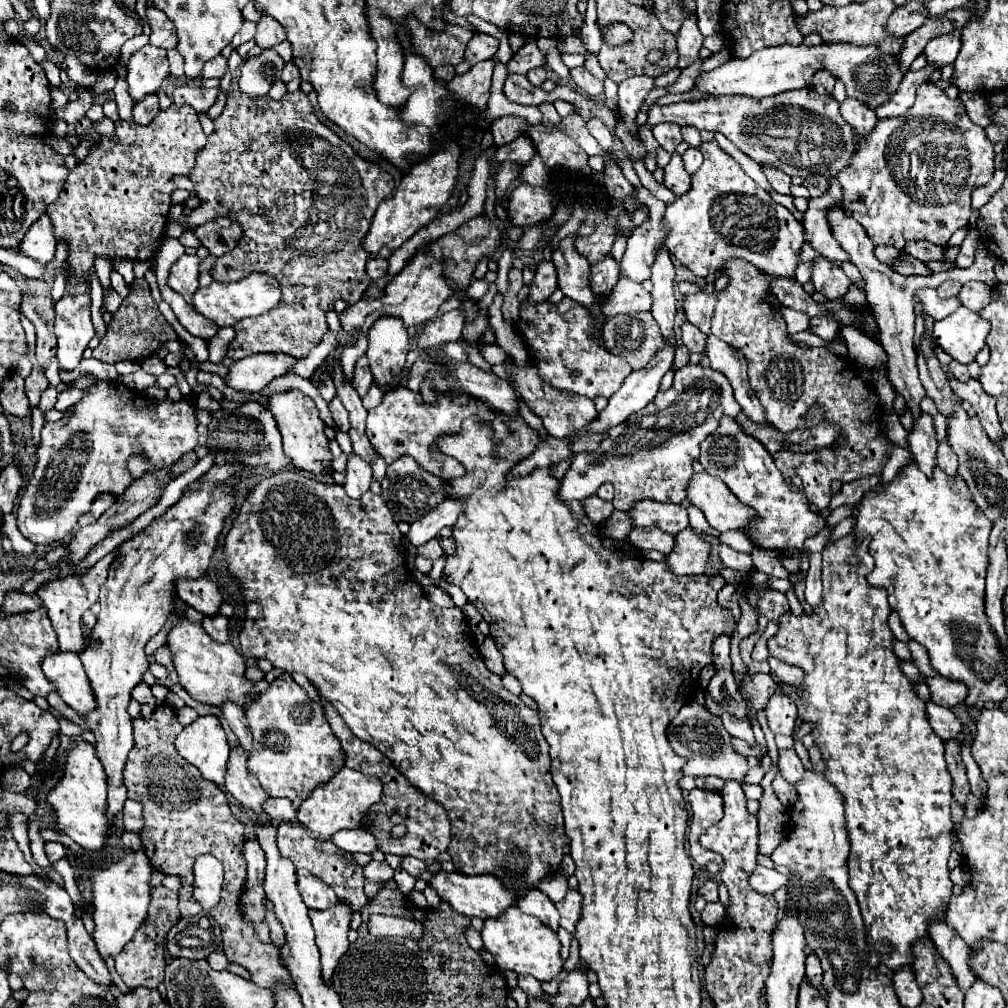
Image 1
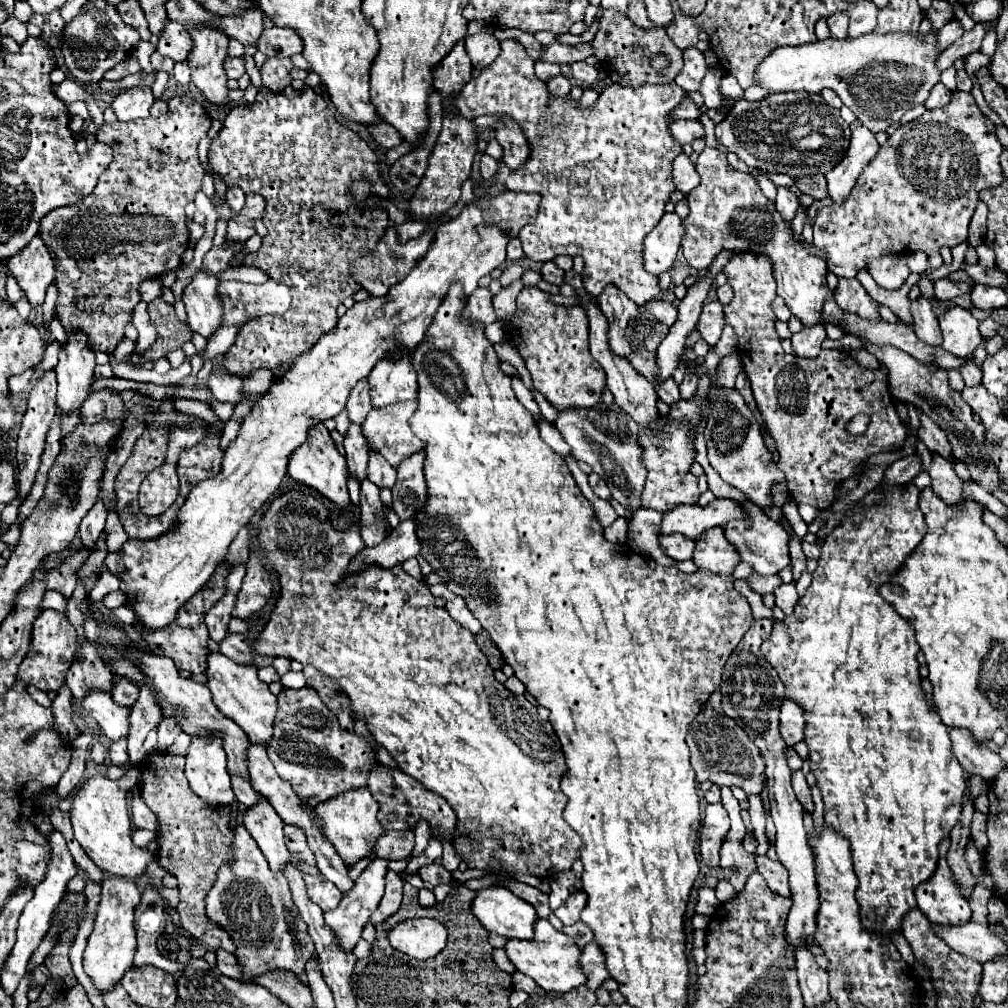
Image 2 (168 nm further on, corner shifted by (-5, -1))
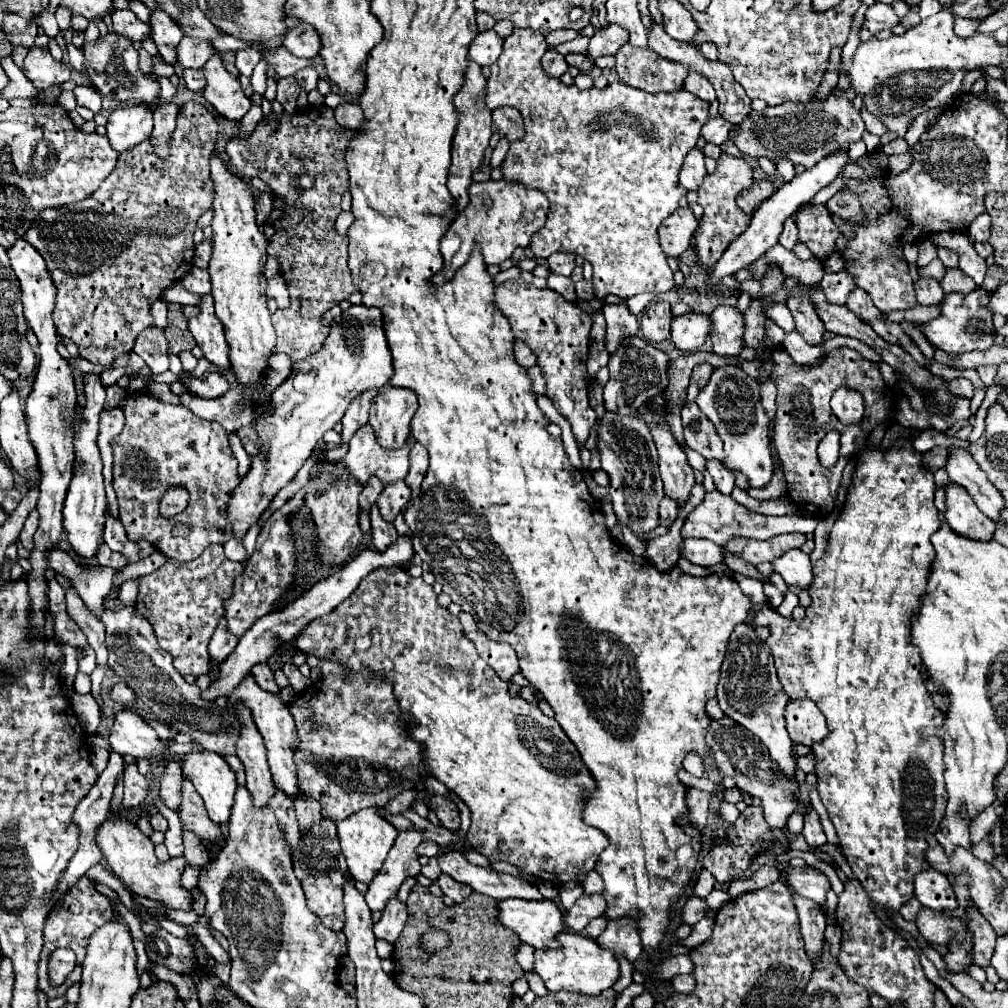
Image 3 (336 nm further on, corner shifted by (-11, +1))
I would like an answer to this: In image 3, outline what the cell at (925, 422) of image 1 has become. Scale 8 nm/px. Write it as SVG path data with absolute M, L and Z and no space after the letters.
M950 483L946 487L946 503L948 511L944 513L944 517L952 531L956 531L956 535L980 541L994 537L994 523L976 507L976 503L972 503L972 497L964 491L964 487Z

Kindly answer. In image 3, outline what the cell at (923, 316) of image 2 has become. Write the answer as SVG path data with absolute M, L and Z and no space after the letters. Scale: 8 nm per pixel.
M918 277L918 281L914 283L914 289L920 305L938 305L944 297L944 291L938 279L932 279L932 277Z

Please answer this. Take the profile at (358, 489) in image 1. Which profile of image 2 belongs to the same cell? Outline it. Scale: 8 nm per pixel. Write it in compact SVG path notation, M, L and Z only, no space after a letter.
M368 479L362 481L360 489L360 521L362 521L362 539L366 541L368 547L378 545L392 531L382 511L378 487Z

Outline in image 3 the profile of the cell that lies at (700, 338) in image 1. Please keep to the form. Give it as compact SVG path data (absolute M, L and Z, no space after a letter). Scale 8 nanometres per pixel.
M702 363L702 365L696 365L694 367L694 373L692 373L692 379L690 379L690 385L688 385L688 401L694 401L696 395L706 387L710 375L712 375L712 365L708 363Z

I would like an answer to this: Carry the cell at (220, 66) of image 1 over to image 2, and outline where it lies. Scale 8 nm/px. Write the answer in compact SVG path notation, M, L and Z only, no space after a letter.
M226 57L224 71L228 79L238 79L244 73L244 57Z

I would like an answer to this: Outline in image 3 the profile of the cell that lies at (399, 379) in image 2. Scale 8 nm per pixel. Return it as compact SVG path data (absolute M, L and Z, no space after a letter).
M386 385L374 399L370 411L370 425L376 441L386 449L400 449L410 437L410 421L416 413L418 399L410 389Z

